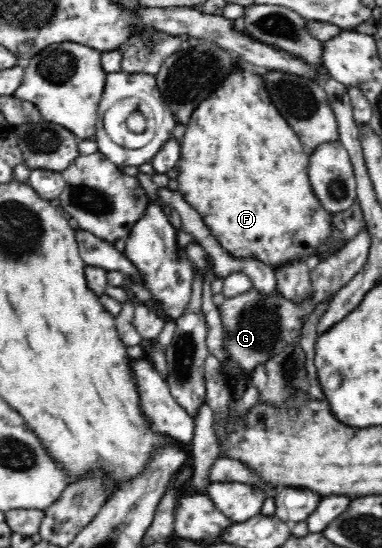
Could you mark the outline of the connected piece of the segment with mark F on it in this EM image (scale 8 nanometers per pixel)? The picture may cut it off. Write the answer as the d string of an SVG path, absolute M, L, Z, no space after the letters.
M238 63L238 65L232 70L232 73L228 74L227 78L224 78L223 83L219 84L217 89L213 91L209 97L205 97L203 101L195 107L191 119L189 119L185 126L186 130L183 136L183 141L180 143L181 157L177 162L179 170L179 174L176 177L178 190L183 194L183 198L191 204L191 207L199 213L203 222L209 228L211 235L218 239L221 247L233 257L252 256L259 261L264 261L267 265L270 265L273 268L281 267L281 265L291 263L291 261L299 261L299 259L313 263L319 245L327 243L327 239L331 237L332 214L328 213L323 208L323 205L319 204L319 198L315 196L315 192L313 192L313 188L311 188L311 182L309 182L308 178L310 156L307 156L304 153L302 143L297 137L297 134L270 100L269 94L265 89L263 74L249 72L241 66L241 63Z

